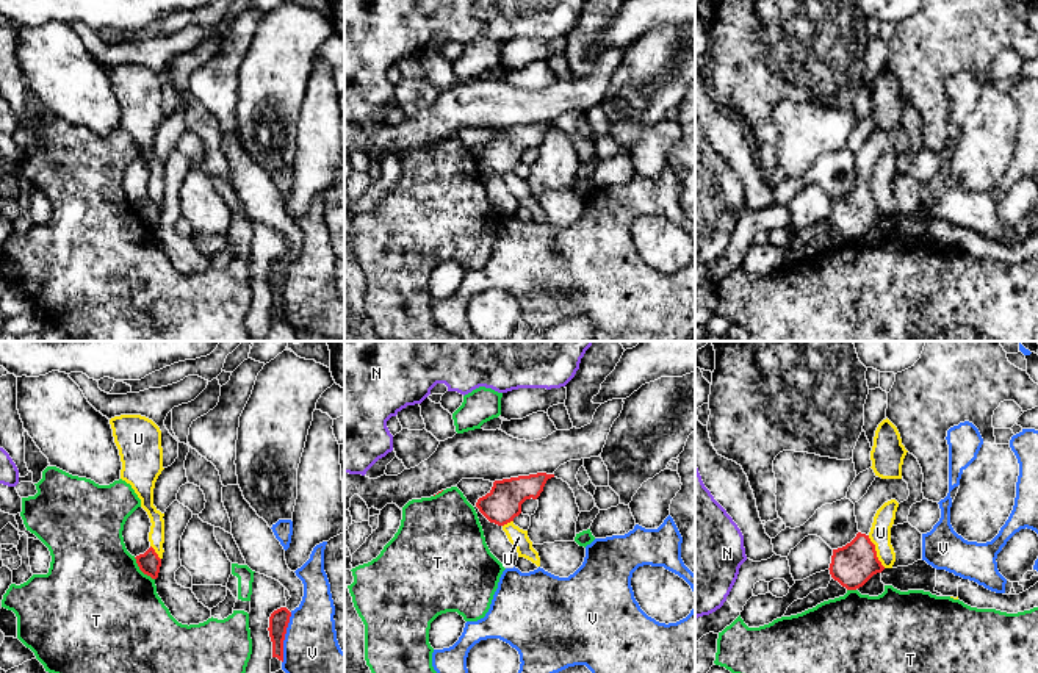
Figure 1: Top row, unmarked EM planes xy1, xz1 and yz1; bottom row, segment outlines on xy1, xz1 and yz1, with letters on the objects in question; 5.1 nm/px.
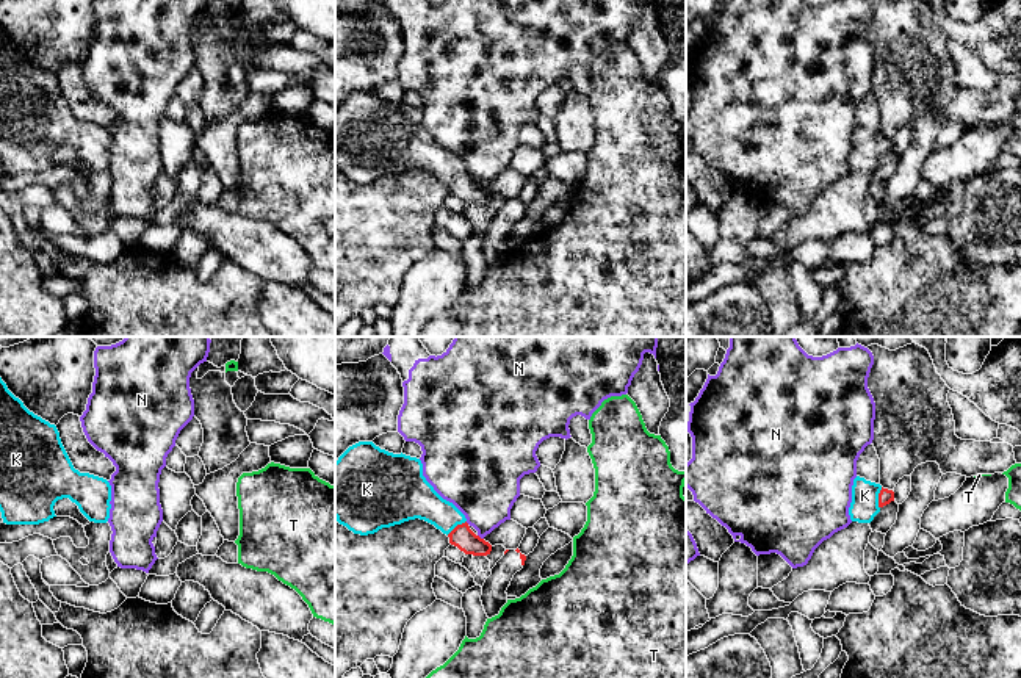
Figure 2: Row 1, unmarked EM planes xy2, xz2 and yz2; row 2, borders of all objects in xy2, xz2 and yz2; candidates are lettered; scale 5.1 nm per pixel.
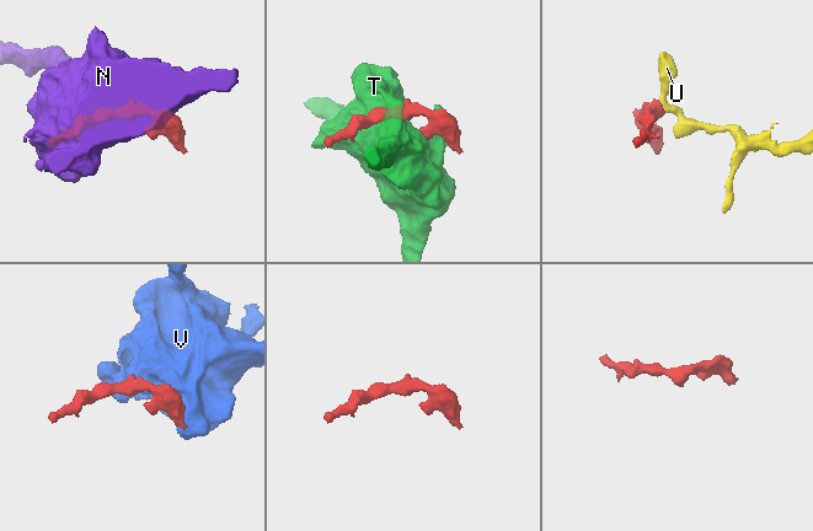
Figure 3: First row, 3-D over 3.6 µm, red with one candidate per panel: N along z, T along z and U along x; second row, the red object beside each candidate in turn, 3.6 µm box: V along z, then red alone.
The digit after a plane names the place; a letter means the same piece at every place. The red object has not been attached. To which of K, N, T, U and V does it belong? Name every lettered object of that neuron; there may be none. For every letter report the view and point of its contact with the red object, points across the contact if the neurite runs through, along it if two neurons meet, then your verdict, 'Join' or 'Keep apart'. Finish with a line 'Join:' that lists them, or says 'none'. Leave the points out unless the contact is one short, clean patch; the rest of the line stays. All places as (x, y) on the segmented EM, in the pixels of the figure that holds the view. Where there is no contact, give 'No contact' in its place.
K: Touches red at yz2 (879, 498). Path across: yz2 (885, 497), (879, 498), (865, 495). Join
N: Touches red at xz2 (479, 537). Boundary: xz2 (478, 534), (483, 539). Keep apart
T: Touches red at xy1 (141, 570). Keep apart
U: Touches red at yz1 (875, 551). Boundary: yz1 (868, 536), (877, 559), (885, 567). Keep apart
V: Touches red at xy1 (284, 637). Boundary: xy1 (291, 612), (284, 636), (282, 662). Keep apart
Join: K

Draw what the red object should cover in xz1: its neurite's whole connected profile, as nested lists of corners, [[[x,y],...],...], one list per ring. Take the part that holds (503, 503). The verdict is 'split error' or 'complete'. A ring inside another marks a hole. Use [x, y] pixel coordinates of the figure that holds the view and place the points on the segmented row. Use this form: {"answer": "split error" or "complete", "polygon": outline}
{"answer": "complete", "polygon": [[[537,473],[495,480],[492,490],[478,499],[476,507],[490,521],[504,526],[521,513],[526,499],[537,499],[554,474]]]}

